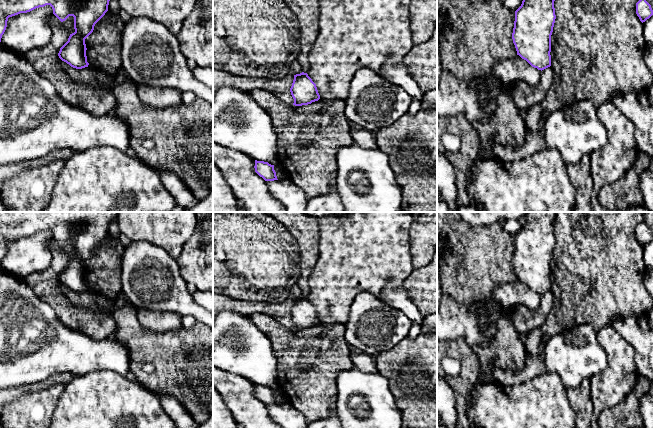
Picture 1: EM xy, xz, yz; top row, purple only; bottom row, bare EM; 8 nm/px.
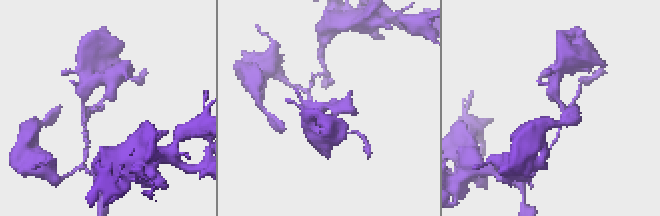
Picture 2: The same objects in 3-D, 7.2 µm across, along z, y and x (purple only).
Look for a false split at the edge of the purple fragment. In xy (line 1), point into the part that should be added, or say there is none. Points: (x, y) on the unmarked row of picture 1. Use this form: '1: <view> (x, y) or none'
1: none

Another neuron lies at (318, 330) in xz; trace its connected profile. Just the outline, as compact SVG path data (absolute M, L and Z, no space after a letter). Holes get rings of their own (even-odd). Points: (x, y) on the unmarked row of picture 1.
M256 313L249 318L271 341L277 359L277 388L285 393L288 403L304 416L307 424L329 417L336 407L333 398L337 395L337 376L341 371L356 366L354 351L345 339L345 325L321 323L308 329L295 330L282 326L266 314Z

